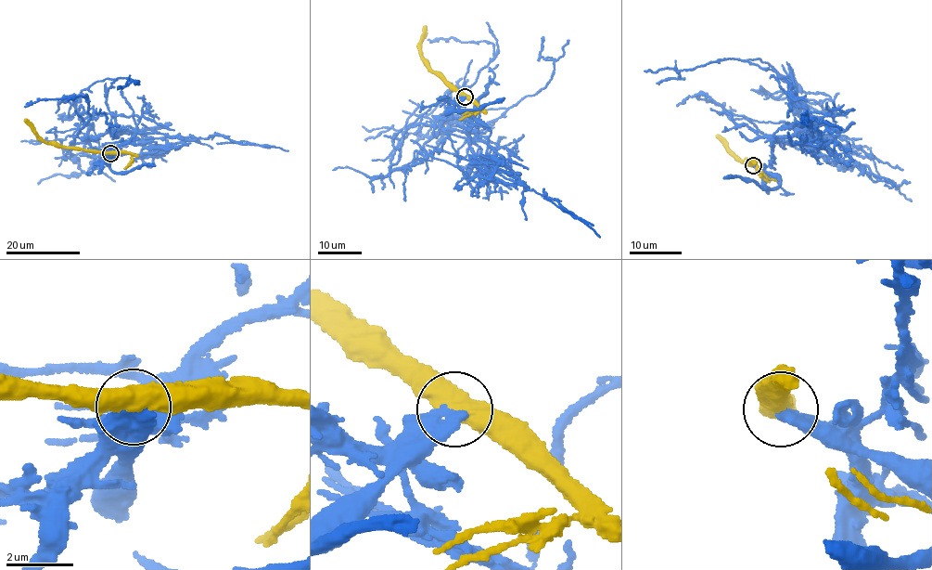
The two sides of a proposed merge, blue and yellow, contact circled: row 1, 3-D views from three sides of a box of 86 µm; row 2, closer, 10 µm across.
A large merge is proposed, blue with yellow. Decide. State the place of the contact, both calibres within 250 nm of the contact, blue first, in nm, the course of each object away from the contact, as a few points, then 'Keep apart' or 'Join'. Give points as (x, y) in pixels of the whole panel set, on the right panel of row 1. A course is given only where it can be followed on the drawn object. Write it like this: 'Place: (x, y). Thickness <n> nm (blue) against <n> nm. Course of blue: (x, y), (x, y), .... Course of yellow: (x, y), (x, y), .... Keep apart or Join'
Place: (753, 165). Thickness 550 nm (blue) against 550 nm. Course of blue: (753, 164), (804, 119), (789, 100), (829, 97), (758, 58), (657, 83). Course of yellow: (753, 164), (733, 156), (716, 136). Keep apart

